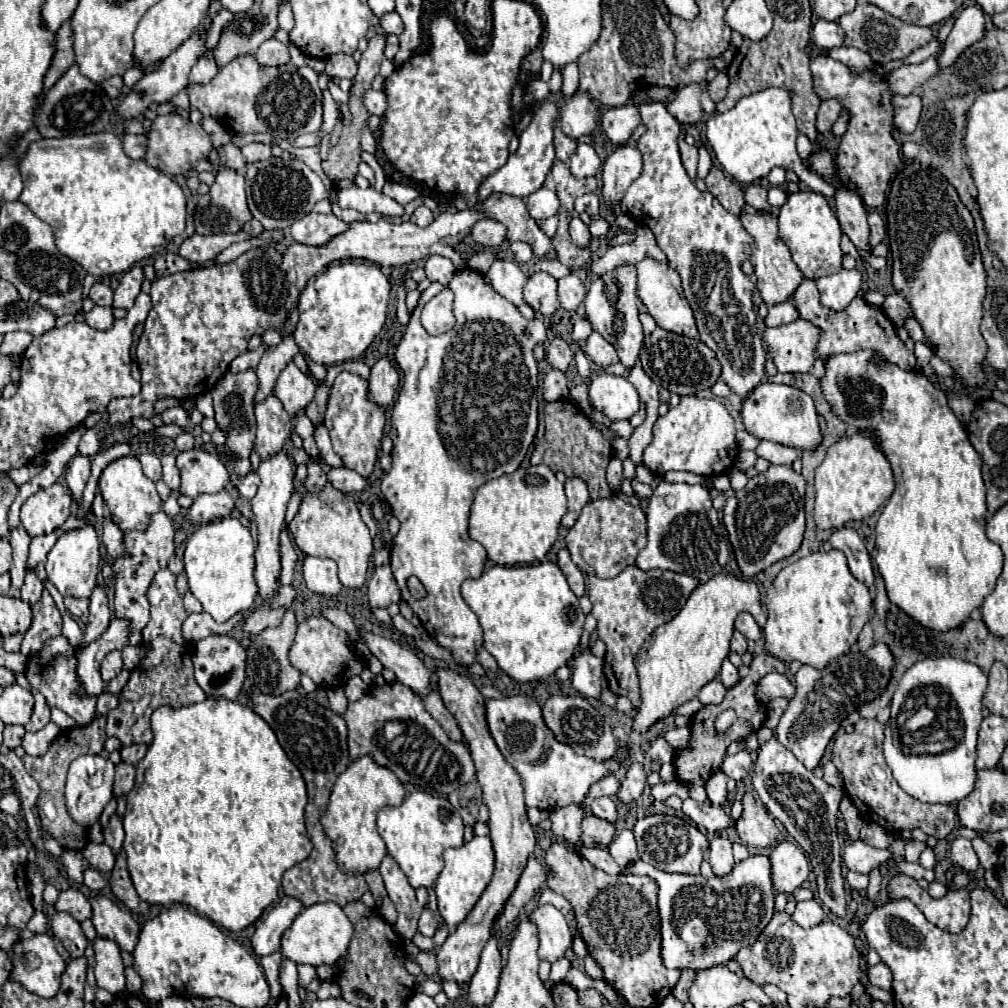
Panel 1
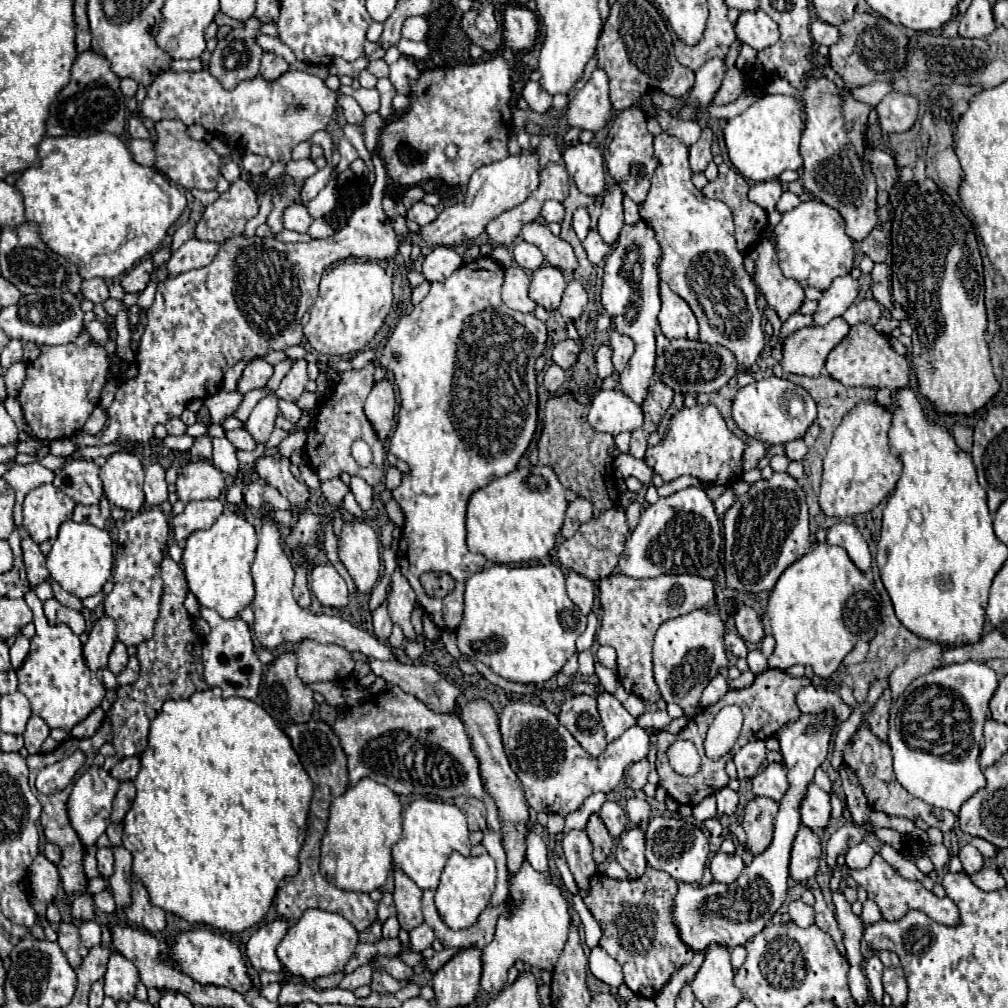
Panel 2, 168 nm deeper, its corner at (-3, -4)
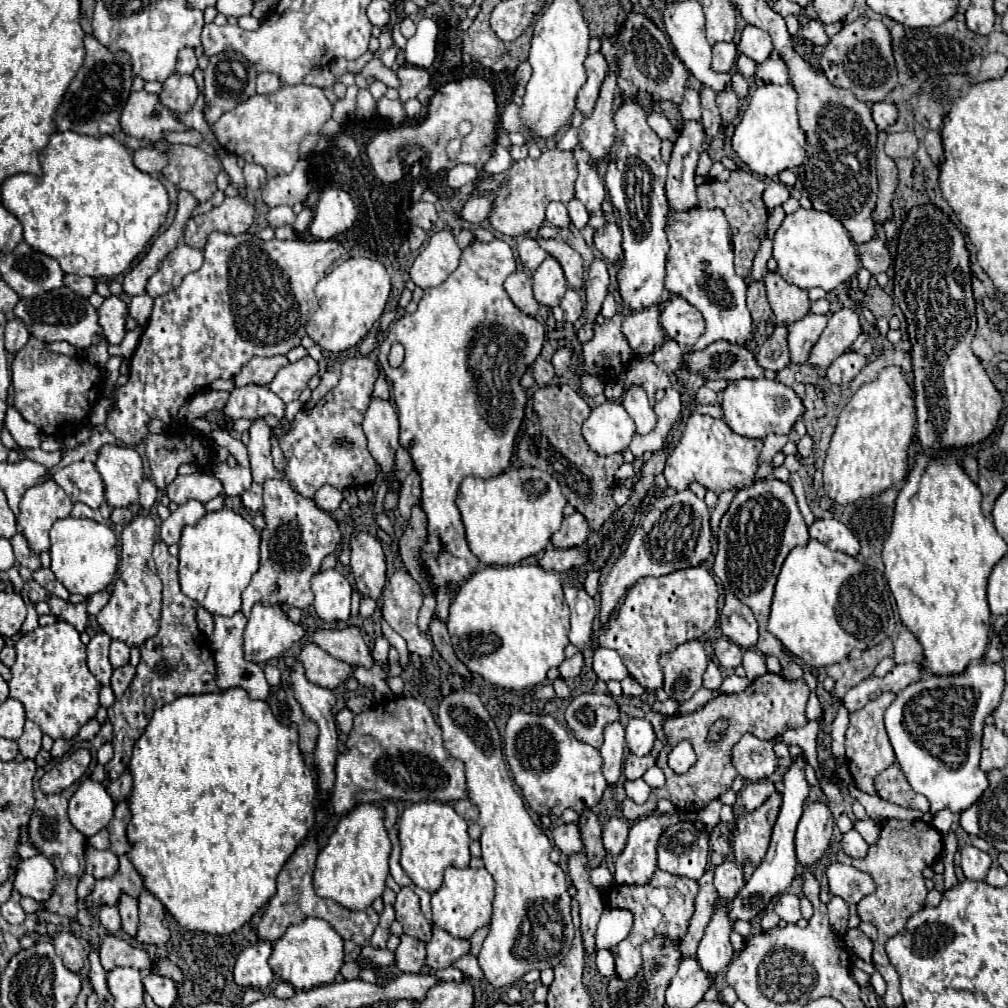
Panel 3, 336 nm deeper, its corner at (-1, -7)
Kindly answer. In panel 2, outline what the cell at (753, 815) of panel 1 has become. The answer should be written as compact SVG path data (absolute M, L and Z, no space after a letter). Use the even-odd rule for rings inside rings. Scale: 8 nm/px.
M754 797L746 805L742 827L748 835L748 847L752 855L762 853L770 845L776 813L778 813L778 803L768 797Z

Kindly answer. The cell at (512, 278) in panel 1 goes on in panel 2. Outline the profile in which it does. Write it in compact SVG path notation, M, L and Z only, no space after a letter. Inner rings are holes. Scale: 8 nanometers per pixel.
M510 267L504 273L504 285L502 285L502 301L520 313L532 313L536 309L536 303L528 297L530 279L524 269Z

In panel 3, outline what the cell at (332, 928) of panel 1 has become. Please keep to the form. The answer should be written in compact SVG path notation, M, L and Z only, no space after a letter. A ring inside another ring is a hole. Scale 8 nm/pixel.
M308 916L302 924L294 924L286 930L286 934L274 942L274 950L270 956L270 968L284 982L292 984L298 990L310 990L322 984L334 982L340 968L344 964L344 940L326 924L322 918Z

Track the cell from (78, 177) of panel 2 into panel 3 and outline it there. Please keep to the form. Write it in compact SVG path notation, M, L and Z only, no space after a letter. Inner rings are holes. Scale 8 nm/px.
M56 132L48 146L40 152L42 178L30 174L10 176L2 184L2 204L22 222L24 240L38 252L60 262L66 274L90 278L116 278L124 274L136 256L144 252L144 244L166 222L170 198L164 184L140 172L132 164L132 154L112 136L92 138L76 132Z

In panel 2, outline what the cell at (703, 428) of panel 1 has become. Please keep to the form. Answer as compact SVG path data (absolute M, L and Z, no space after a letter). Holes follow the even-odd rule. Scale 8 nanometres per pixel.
M696 405L692 409L684 407L672 417L668 427L668 437L646 451L646 463L664 481L674 481L680 475L692 475L702 483L720 483L728 487L740 479L746 441L726 427L714 405Z

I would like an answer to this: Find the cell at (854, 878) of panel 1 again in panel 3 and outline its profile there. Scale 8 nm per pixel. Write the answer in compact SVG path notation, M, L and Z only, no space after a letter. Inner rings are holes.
M836 862L828 868L826 874L828 874L830 892L834 896L844 898L848 904L858 904L866 894L874 892L872 878L852 866L844 866Z

